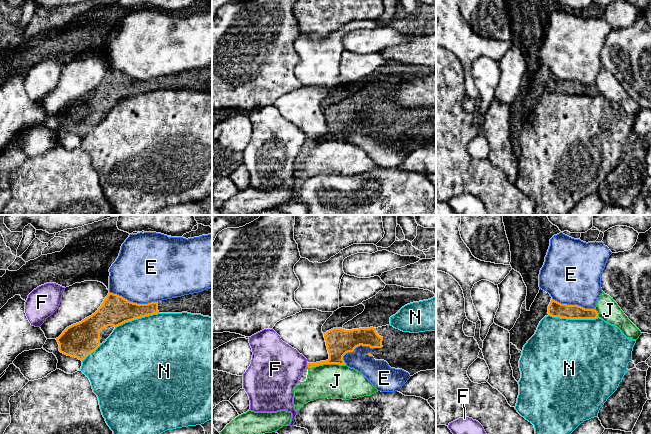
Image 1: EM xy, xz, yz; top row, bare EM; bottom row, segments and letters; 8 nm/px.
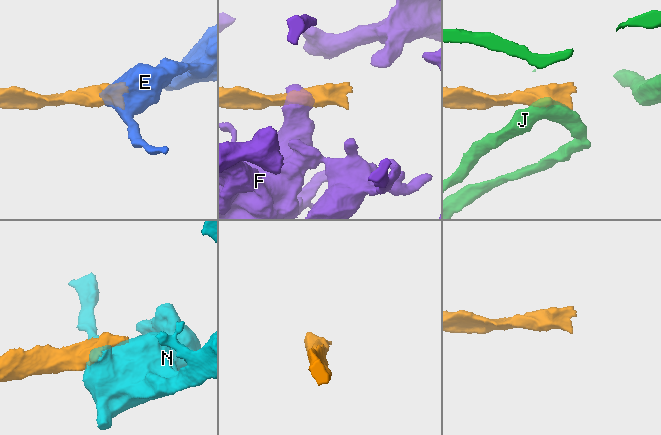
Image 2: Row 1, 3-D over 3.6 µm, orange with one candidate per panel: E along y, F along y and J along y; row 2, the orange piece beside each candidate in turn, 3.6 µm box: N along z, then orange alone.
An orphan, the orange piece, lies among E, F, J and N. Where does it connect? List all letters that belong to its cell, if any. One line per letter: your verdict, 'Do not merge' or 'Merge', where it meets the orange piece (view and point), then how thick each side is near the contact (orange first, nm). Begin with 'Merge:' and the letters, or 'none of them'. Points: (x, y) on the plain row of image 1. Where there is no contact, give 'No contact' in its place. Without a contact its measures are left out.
Merge: none of them
E: Do not merge. Touches orange at xy (132, 78). Thickness 240 nm (orange) against 480 nm
F: Do not merge. Touches orange at xz (307, 141). Thickness 120 nm (orange) against 400 nm
J: Do not merge. Touches orange at xz (326, 139). Thickness 220 nm (orange) against 280 nm
N: Do not merge. Touches orange at yz (574, 94). Thickness 130 nm (orange) against 500 nm

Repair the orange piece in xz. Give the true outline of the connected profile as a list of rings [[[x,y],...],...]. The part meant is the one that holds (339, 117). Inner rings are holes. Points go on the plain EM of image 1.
[[[391,101],[352,106],[333,104],[324,109],[324,114],[329,135],[307,138],[308,144],[323,140],[346,141],[343,132],[362,121],[373,125],[368,131],[375,136],[384,136],[391,144],[402,145],[410,152],[436,145],[436,107],[410,109]]]

